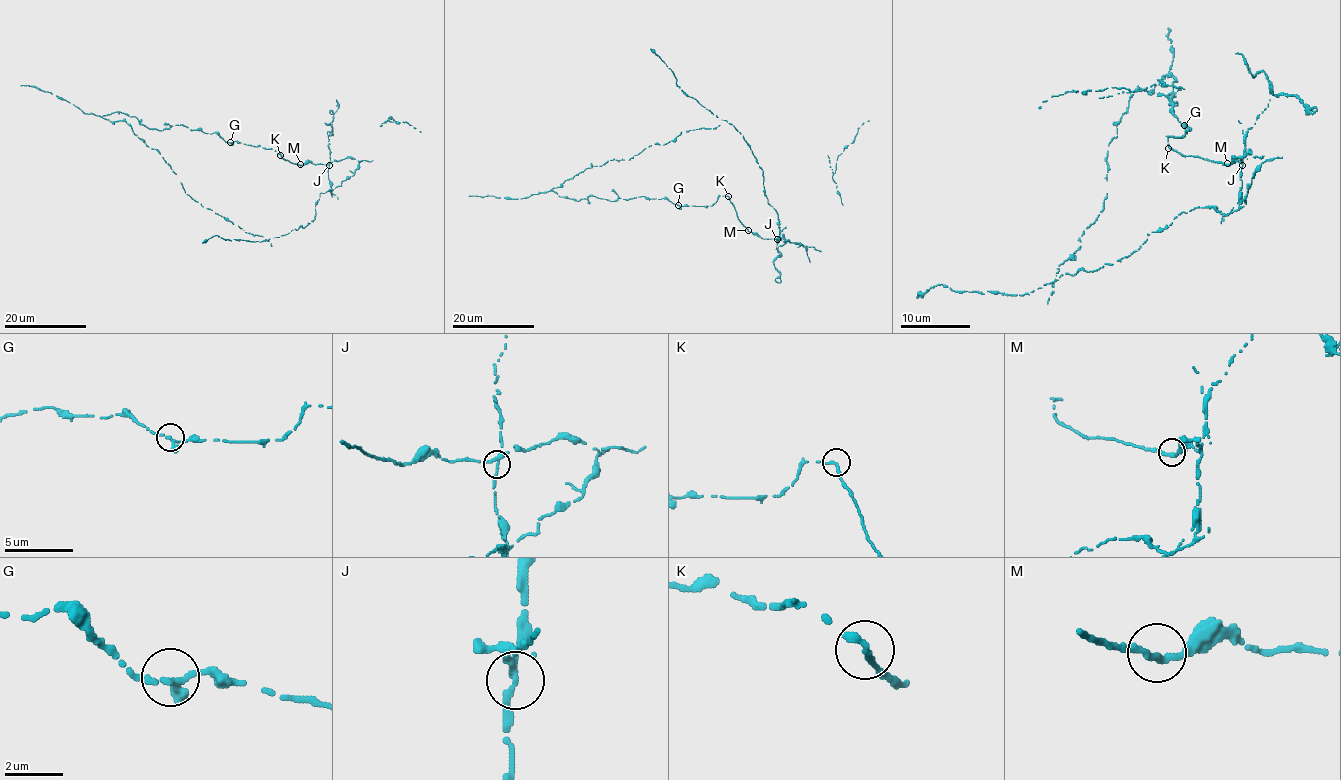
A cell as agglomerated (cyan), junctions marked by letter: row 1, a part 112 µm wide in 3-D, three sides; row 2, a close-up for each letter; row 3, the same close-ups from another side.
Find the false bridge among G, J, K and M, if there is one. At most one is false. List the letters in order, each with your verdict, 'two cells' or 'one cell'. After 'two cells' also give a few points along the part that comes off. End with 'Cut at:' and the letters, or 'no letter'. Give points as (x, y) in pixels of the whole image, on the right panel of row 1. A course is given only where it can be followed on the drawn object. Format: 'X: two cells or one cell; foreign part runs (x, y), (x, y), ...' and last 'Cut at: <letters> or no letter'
G: one cell
J: two cells; foreign part runs (1243, 165), (1236, 210), (1180, 212), (1112, 264), (1065, 273), (1022, 296), (938, 284), (917, 298)
K: one cell
M: one cell
Cut at: J

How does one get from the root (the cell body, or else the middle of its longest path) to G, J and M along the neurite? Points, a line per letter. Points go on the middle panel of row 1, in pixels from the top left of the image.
G: (728, 197), (719, 196), (711, 206), (678, 205)
J: (728, 197), (738, 219), (749, 231), (763, 238), (776, 239)
M: (728, 197), (738, 219), (748, 230)

